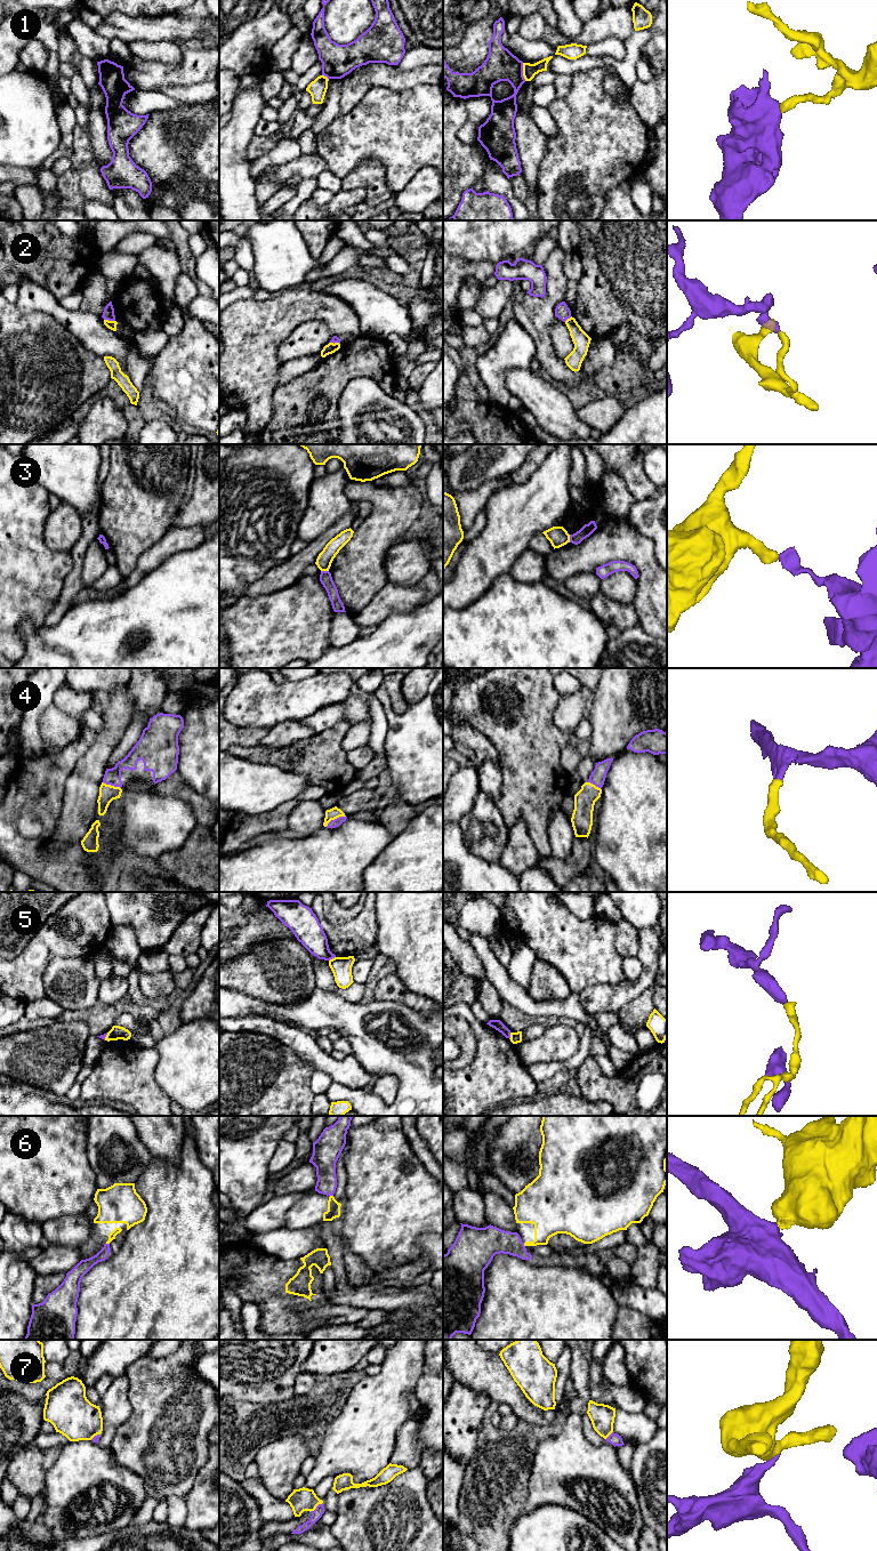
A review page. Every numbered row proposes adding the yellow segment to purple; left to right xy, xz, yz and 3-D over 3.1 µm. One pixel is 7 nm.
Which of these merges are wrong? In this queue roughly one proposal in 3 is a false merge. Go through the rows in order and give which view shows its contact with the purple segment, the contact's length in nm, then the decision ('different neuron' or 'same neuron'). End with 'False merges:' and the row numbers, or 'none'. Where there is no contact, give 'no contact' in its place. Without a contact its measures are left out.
1: yz | 130 nm | different neuron
2: xy | 80 nm | different neuron
3: xz | 60 nm | different neuron
4: xz | 160 nm | same neuron
5: xz | 60 nm | different neuron
6: xz | 40 nm | different neuron
7: xz | 90 nm | different neuron
False merges: 1, 2, 3, 5, 6, 7

